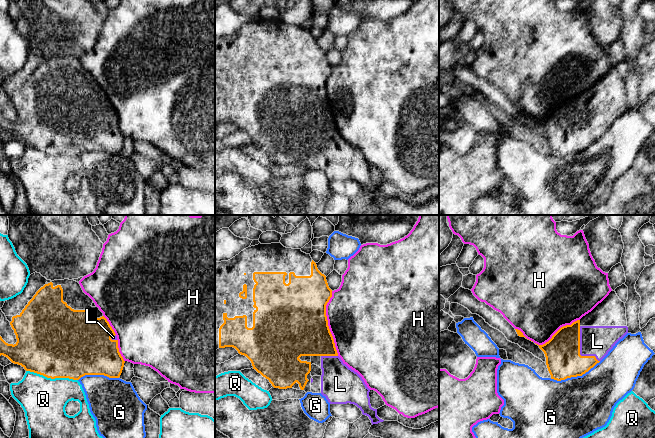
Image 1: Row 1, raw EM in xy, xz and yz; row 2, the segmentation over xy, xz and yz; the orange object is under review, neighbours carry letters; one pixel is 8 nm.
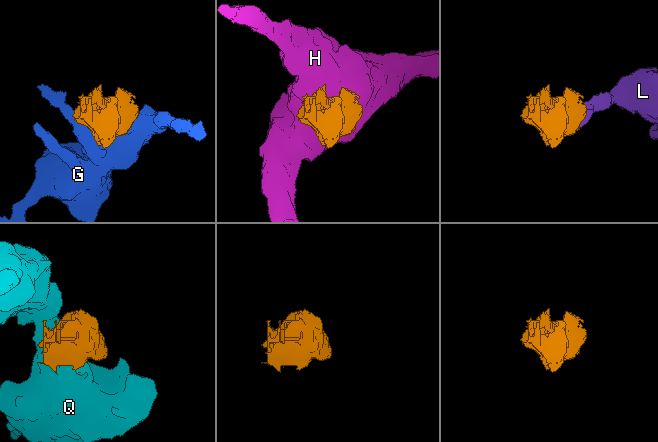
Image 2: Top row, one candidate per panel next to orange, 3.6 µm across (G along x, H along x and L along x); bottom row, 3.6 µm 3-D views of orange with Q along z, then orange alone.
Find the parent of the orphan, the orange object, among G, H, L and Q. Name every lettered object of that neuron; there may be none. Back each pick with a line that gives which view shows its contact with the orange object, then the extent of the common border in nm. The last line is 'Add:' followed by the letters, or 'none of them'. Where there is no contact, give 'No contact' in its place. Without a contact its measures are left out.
L: Touches orange in yz. Shared border 340 nm
Add: L

